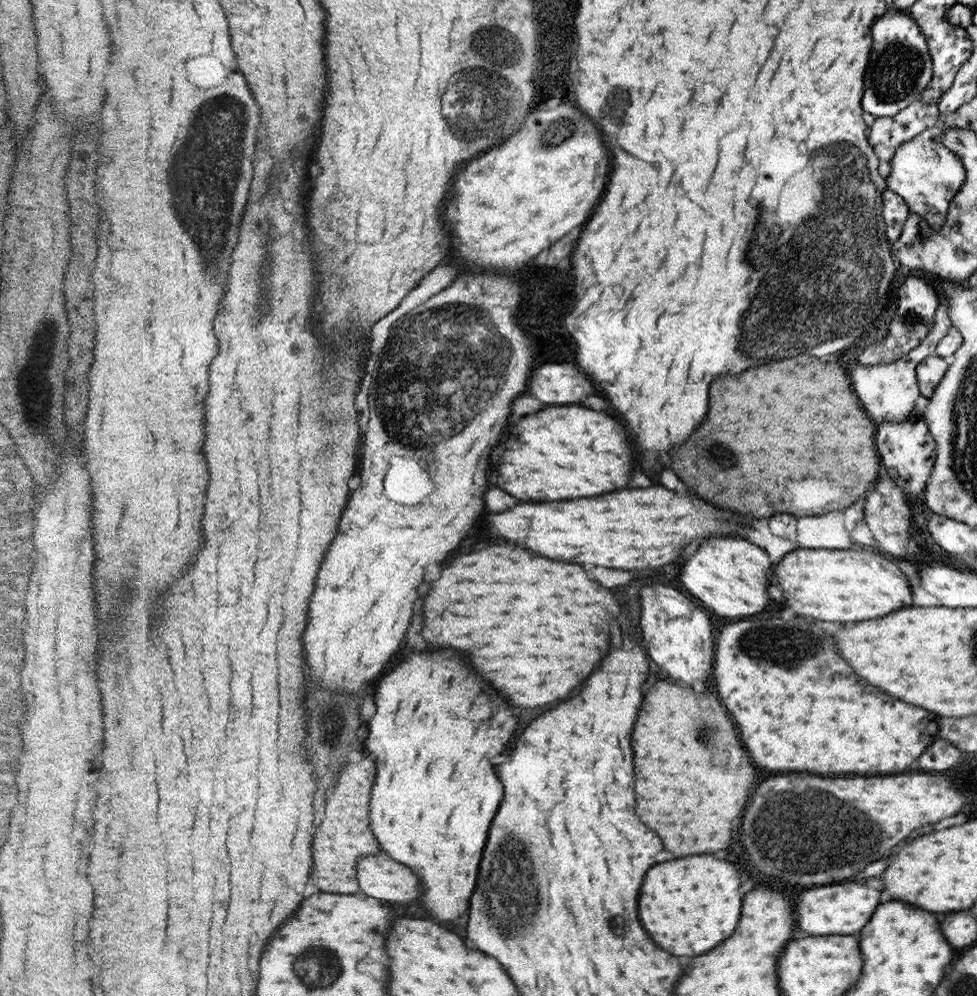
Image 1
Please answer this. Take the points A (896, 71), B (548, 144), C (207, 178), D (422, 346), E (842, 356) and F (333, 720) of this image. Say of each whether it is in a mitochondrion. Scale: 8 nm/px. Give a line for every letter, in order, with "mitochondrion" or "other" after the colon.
A: mitochondrion
B: mitochondrion
C: mitochondrion
D: mitochondrion
E: other
F: mitochondrion

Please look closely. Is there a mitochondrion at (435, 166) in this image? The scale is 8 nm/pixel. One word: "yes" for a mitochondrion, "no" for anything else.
no

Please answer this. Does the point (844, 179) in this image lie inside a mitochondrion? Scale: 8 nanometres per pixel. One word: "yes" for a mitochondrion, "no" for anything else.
yes

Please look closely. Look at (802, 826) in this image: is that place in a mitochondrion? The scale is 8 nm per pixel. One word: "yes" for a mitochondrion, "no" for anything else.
yes

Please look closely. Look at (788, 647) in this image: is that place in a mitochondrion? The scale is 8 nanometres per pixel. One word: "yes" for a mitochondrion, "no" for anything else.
yes

